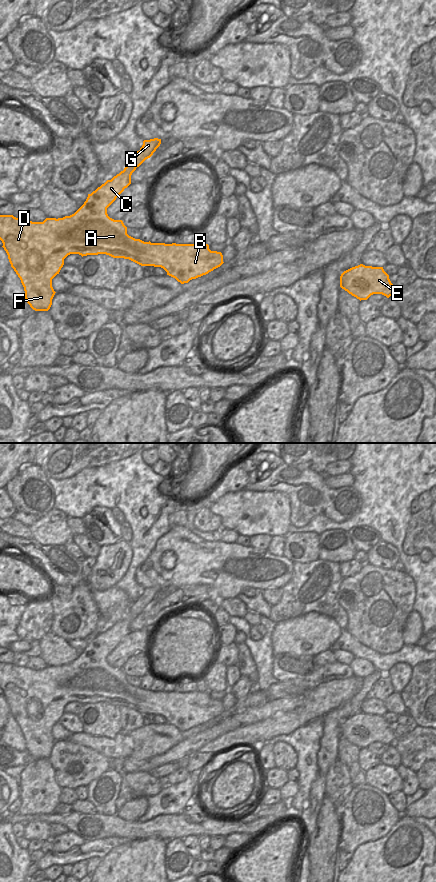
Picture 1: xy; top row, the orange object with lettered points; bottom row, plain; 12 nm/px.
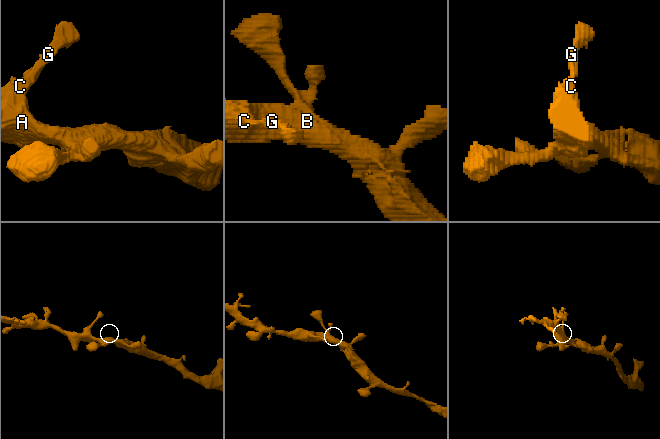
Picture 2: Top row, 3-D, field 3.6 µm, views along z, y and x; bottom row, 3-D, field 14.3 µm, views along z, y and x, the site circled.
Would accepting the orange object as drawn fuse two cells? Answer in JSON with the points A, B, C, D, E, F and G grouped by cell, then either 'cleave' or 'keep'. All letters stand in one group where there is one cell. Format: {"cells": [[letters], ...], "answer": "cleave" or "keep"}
{"cells": [["A", "B", "C", "D", "E", "F", "G"]], "answer": "keep"}

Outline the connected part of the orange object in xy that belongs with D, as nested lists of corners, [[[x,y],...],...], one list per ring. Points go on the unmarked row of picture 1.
[[[161,587],[144,588],[139,599],[133,602],[123,619],[107,628],[88,645],[84,652],[72,663],[63,666],[46,666],[43,670],[19,667],[13,663],[0,663],[0,688],[8,703],[11,715],[21,728],[25,747],[35,759],[48,759],[55,739],[52,727],[59,722],[64,707],[70,702],[106,702],[113,706],[129,707],[141,714],[161,715],[167,723],[181,732],[188,731],[220,715],[223,710],[221,700],[211,699],[208,692],[165,692],[144,690],[127,682],[122,668],[114,668],[107,662],[107,656],[131,632],[131,623],[160,594]]]

